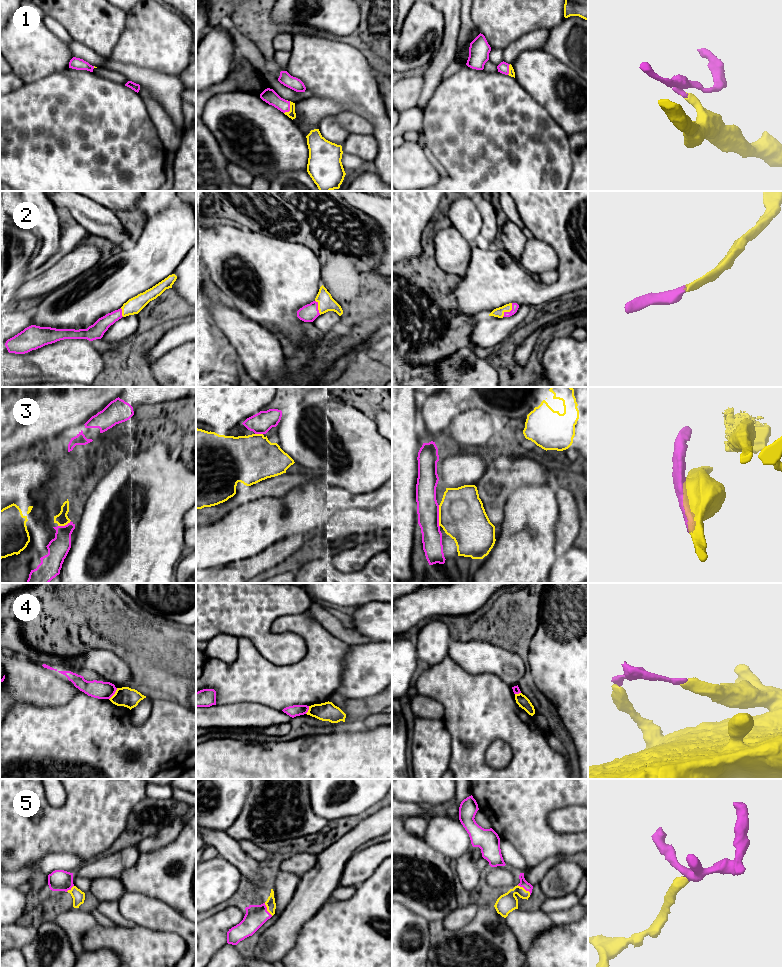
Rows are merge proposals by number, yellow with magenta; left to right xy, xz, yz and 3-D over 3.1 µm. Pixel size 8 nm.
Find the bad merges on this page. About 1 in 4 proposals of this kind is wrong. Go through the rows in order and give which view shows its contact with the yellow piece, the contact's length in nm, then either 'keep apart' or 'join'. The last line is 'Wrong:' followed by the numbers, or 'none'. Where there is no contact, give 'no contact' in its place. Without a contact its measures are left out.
1: xz | 120 nm | join
2: yz | 140 nm | join
3: yz | 180 nm | join
4: xy | 120 nm | keep apart
5: yz | 130 nm | join
Wrong: 4

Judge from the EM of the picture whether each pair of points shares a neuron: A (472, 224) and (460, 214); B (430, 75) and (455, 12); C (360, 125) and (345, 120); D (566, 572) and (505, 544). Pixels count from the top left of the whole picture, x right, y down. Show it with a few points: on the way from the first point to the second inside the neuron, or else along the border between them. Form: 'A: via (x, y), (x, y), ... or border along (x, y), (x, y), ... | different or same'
A: via (469, 222), (463, 216) | same
B: via (442, 59), (448, 50), (451, 28) | same
C: via (356, 124), (349, 121) | same
D: border along (558, 556), (548, 572) | different

